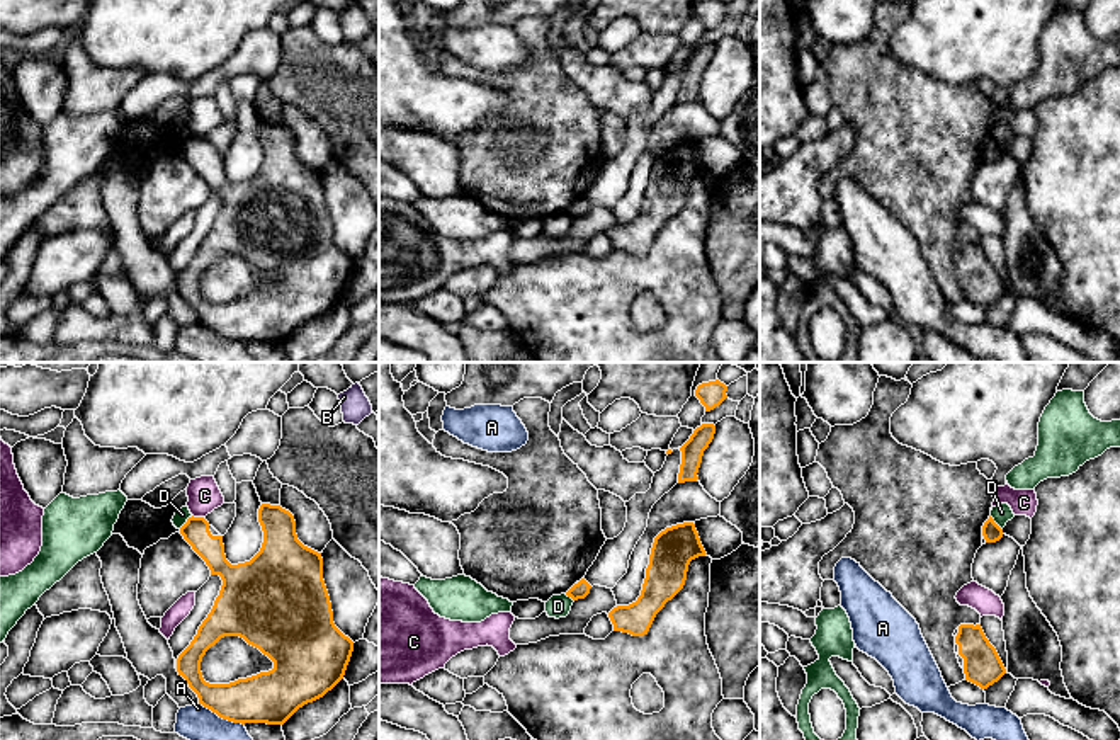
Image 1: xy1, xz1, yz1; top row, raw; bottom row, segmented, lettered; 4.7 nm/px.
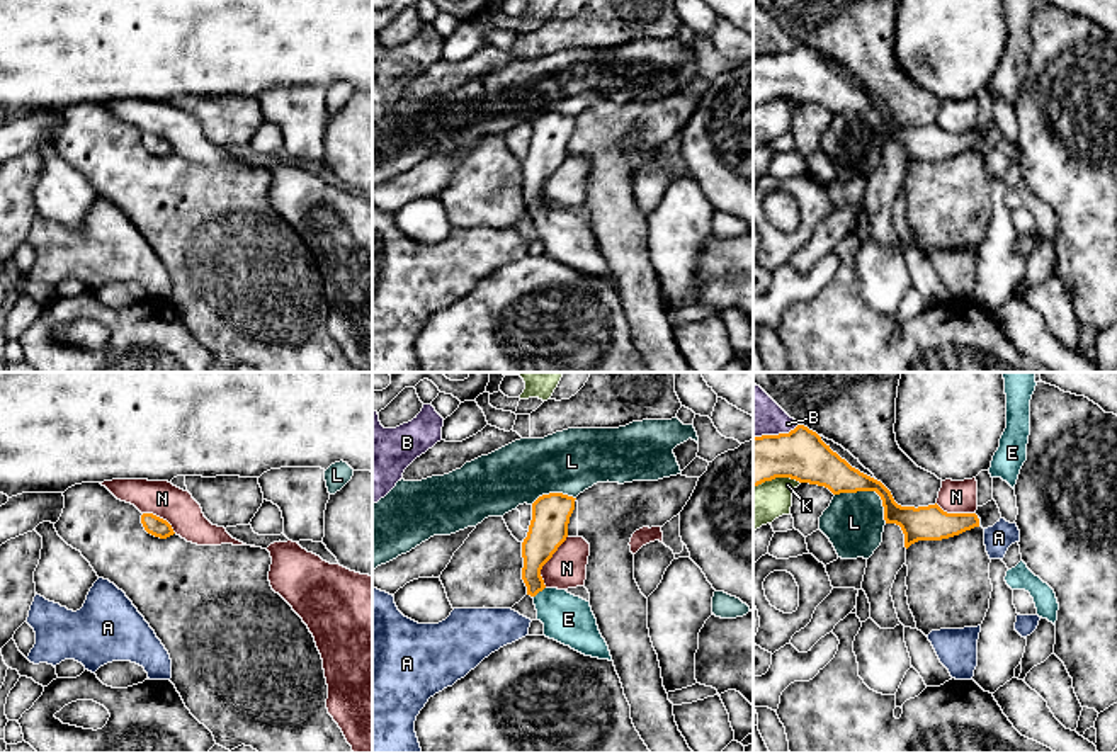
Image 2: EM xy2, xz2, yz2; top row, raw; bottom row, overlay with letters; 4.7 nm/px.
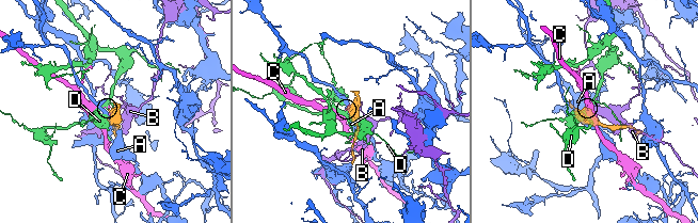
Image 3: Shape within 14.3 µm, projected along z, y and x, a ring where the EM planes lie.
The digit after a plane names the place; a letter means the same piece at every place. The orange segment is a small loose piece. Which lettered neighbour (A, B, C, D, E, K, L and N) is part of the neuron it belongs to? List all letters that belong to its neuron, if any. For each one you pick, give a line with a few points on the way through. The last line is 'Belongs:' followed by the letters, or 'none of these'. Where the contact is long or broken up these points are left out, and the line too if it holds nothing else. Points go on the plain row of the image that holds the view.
E: runs through xz2 (543, 158), (534, 175), (538, 211), (568, 238)
Belongs: E

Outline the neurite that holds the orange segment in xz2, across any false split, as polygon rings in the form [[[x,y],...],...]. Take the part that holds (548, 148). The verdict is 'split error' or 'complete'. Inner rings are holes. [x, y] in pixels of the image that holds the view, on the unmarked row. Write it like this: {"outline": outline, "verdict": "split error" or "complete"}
{"outline": [[[549,112],[532,122],[532,139],[522,161],[522,199],[527,206],[527,214],[534,218],[537,240],[544,243],[546,257],[585,275],[612,280],[590,221],[566,209],[547,207],[541,195],[542,185],[568,156],[575,119],[563,112]]], "verdict": "split error"}

